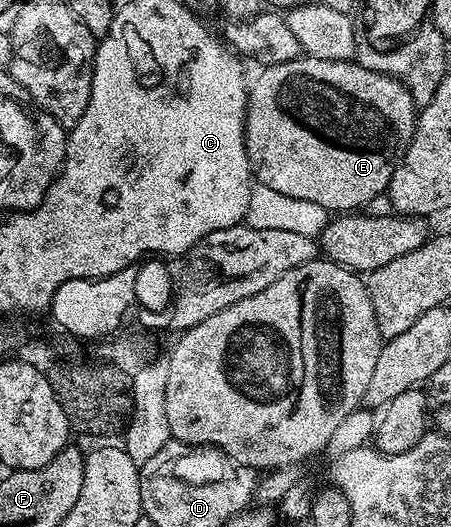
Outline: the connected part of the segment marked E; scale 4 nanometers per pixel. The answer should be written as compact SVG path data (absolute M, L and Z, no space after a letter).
M308 55L297 57L291 63L266 65L258 73L261 74L254 81L252 78L248 86L249 102L245 105L245 150L256 184L271 187L271 191L280 191L283 195L291 195L291 199L311 199L311 203L319 203L319 207L337 215L364 210L366 205L371 203L371 199L388 190L391 175L413 141L413 133L417 129L419 106L413 101L411 91L407 91L407 87L403 87L401 81L388 77L386 73L371 71L356 60L332 61L331 59L315 59Z

